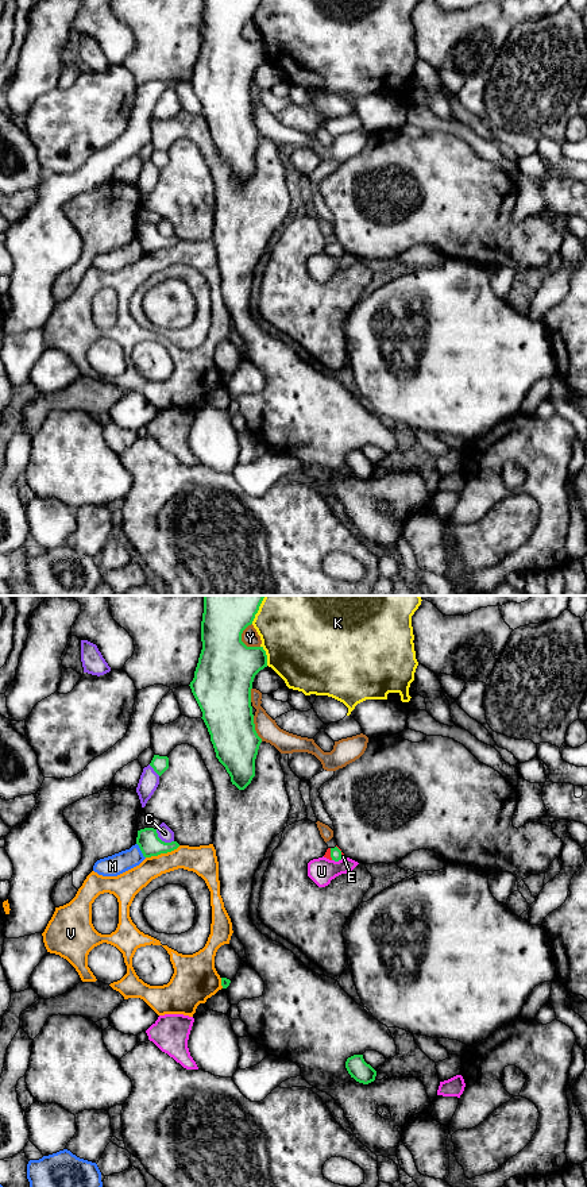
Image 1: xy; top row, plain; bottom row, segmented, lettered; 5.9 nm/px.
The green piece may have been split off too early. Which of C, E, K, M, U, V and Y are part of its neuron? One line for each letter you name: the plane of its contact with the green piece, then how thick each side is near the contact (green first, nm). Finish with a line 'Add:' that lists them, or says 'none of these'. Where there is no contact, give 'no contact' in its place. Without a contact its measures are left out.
E: contact in xy; calibres 60 and 20 nm
Add: E

